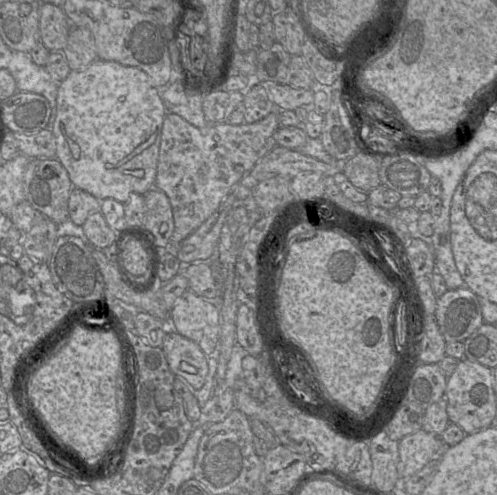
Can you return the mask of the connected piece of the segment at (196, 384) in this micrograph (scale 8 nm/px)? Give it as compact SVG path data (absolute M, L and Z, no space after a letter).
M169 331L162 344L168 365L174 375L181 376L193 390L199 390L208 374L207 355L192 340Z

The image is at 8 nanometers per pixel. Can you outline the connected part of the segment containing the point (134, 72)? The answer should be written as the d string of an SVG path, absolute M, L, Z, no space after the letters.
M97 59L86 68L75 71L71 70L66 79L58 86L56 117L51 127L56 143L56 158L67 170L75 188L92 194L100 201L112 198L125 204L132 194L144 195L155 186L161 129L166 114L167 110L161 98L161 89L153 85L152 79L144 71L133 66L122 65L115 61Z

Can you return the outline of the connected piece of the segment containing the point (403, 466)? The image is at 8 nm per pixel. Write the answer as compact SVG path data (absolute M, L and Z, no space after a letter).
M425 430L405 436L398 442L398 474L408 478L419 472L443 446L440 436Z

